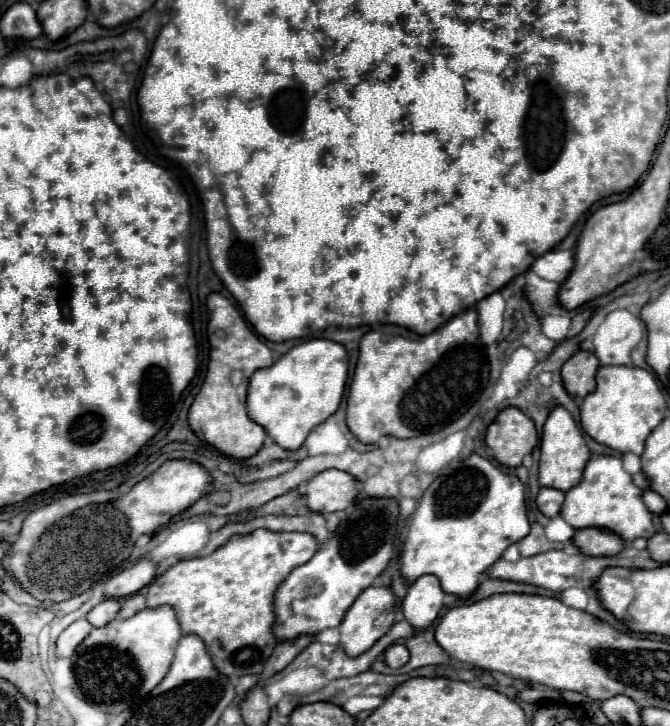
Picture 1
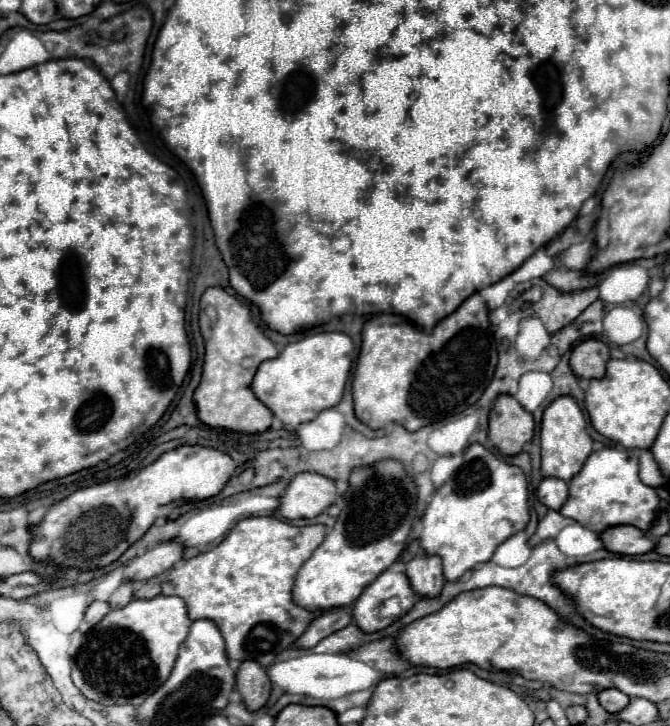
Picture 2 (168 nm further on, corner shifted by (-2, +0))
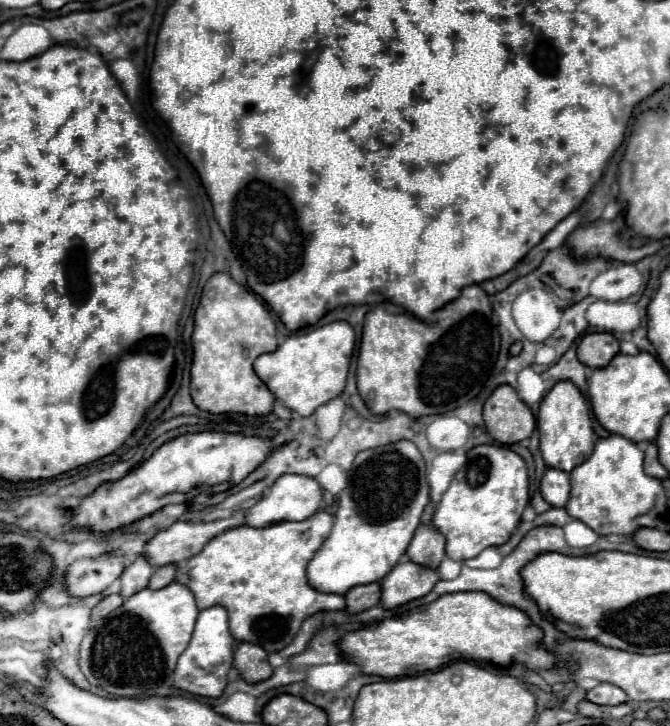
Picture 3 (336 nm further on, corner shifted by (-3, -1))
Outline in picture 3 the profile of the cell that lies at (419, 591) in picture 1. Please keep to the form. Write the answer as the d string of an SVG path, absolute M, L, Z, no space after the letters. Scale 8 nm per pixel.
M420 524L406 554L422 566L440 566L444 560L444 536L432 524Z

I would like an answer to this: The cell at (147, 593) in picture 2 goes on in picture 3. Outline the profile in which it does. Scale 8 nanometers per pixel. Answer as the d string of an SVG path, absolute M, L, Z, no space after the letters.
M176 564L160 566L160 568L154 570L148 586L168 586L168 582L174 580L174 574L176 574Z

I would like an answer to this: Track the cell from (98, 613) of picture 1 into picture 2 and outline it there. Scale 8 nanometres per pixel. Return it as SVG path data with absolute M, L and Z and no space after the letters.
M125 581L111 597L109 597L109 605L111 609L121 609L123 605L127 605L129 601L133 599L133 583L131 581Z

